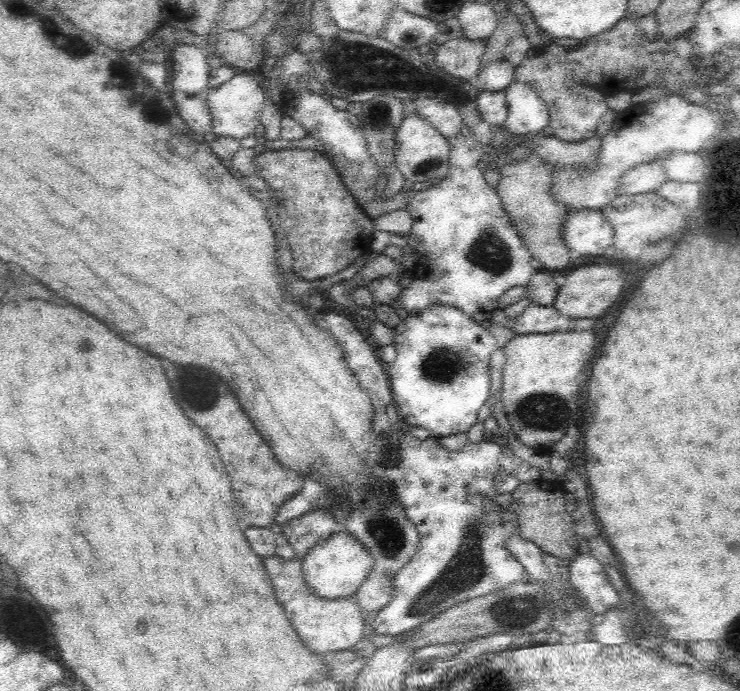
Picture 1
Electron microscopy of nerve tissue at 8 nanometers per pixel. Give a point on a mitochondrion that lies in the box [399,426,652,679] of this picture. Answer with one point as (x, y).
(467, 570)

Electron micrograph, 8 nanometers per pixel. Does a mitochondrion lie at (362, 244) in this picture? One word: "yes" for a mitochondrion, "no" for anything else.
no

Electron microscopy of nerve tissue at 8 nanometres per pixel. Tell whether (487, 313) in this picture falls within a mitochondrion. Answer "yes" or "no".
no

